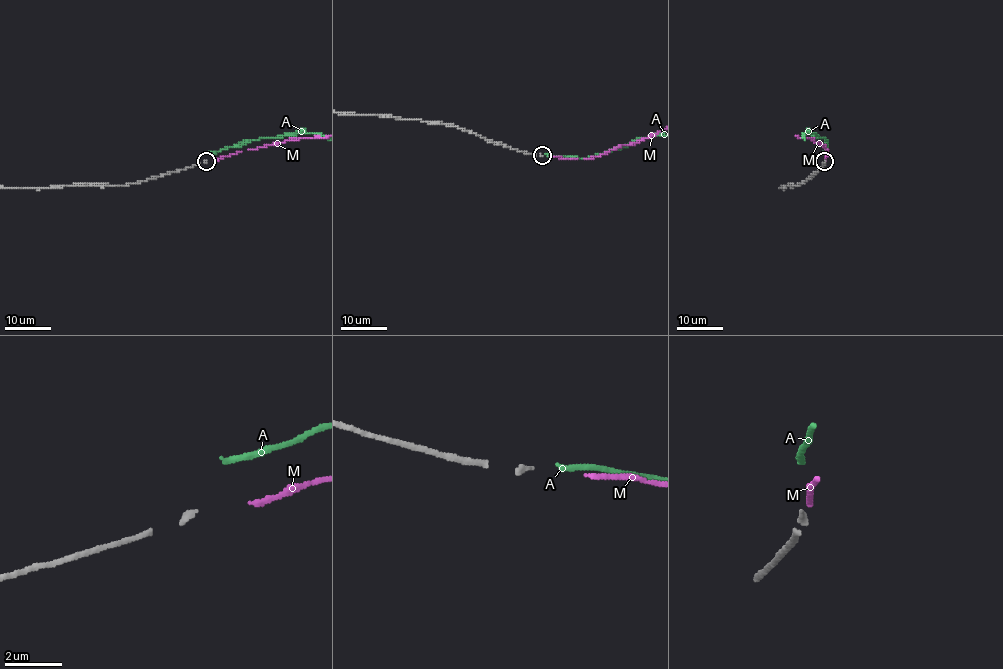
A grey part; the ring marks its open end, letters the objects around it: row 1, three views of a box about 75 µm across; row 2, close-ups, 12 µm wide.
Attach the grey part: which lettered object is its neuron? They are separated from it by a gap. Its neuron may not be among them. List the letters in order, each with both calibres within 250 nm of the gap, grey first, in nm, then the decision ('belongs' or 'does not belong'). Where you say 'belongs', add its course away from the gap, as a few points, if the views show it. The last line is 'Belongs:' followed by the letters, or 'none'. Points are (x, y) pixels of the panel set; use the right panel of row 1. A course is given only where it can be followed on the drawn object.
A: 160/200 nm | does not belong
M: 160/160 nm | belongs
Belongs: M

